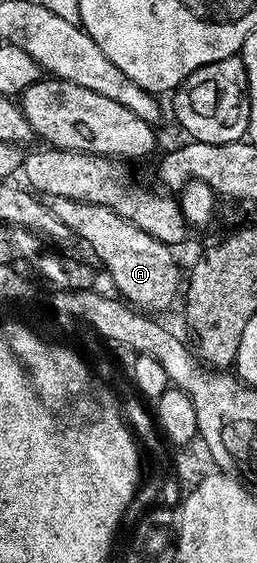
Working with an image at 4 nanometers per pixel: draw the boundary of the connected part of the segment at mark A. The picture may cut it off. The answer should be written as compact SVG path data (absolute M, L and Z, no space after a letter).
M54 193L39 195L40 203L48 208L58 220L66 224L70 232L78 232L79 236L94 250L110 274L116 291L126 302L137 309L159 314L168 309L182 290L182 270L167 243L150 236L132 221L118 216L105 205L92 202L80 202L73 198L55 196Z

